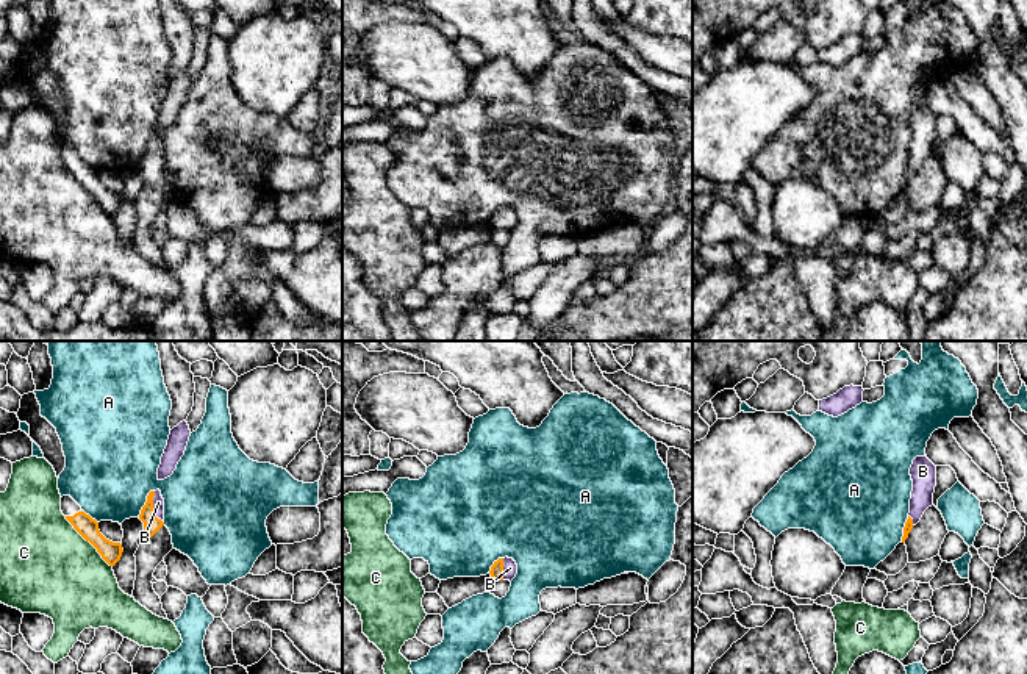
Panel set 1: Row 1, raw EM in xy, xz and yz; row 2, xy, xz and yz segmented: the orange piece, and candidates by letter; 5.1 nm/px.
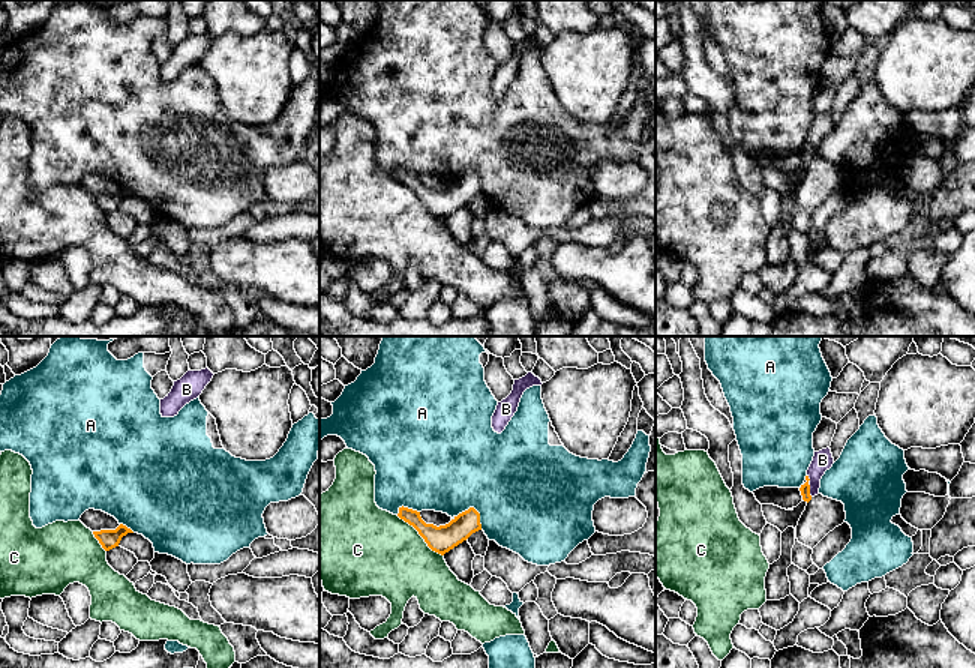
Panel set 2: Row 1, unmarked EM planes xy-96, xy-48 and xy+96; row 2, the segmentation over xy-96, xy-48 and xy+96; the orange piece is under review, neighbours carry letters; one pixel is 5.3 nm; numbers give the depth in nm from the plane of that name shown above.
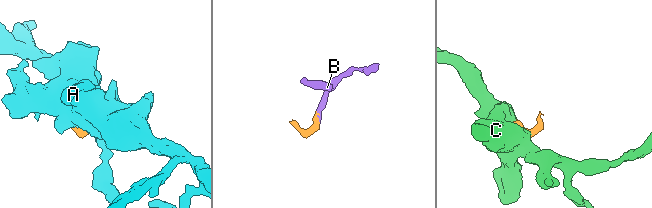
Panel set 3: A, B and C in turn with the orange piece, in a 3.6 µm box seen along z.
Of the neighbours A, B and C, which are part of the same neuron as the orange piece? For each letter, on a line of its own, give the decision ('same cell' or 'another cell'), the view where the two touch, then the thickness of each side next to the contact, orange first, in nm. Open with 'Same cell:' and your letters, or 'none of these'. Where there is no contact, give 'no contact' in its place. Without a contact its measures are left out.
Same cell: B
A: another cell; meets orange in xy; 90 nm thick on the orange side, 460 nm on the other
B: same cell; meets orange in xy; 90 nm thick on the orange side, 60 nm on the other
C: another cell; meets orange in xy; 110 nm thick on the orange side, 480 nm on the other

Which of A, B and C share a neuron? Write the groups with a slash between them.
A / B / C

